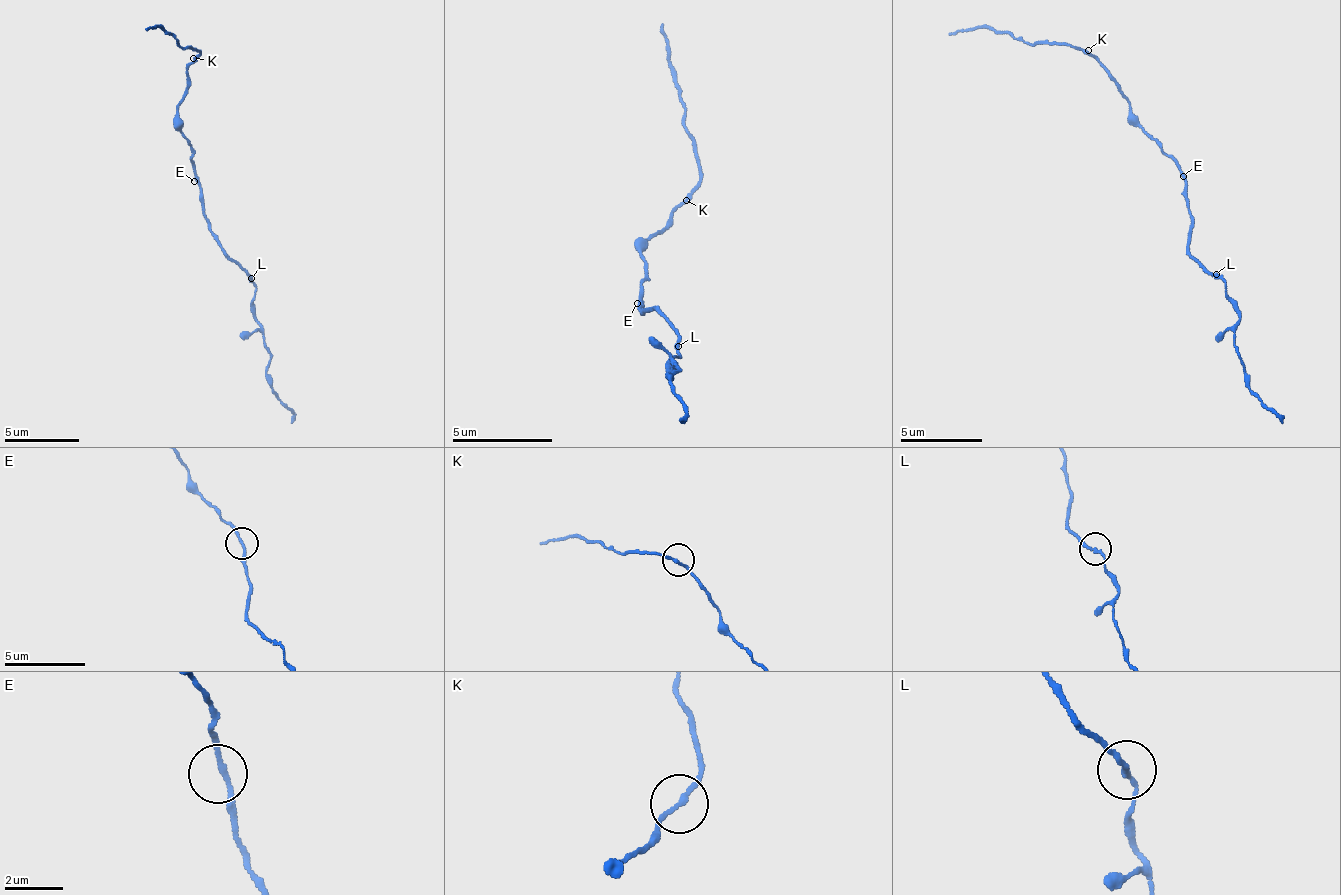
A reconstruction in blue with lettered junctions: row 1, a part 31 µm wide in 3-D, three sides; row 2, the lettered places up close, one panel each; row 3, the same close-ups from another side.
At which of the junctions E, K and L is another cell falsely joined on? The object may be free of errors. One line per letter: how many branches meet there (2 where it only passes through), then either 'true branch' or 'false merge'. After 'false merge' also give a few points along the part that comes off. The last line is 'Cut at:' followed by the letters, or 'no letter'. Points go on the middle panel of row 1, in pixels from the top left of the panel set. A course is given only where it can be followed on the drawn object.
E: 2 | true branch
K: 2 | true branch
L: 2 | true branch
Cut at: no letter

